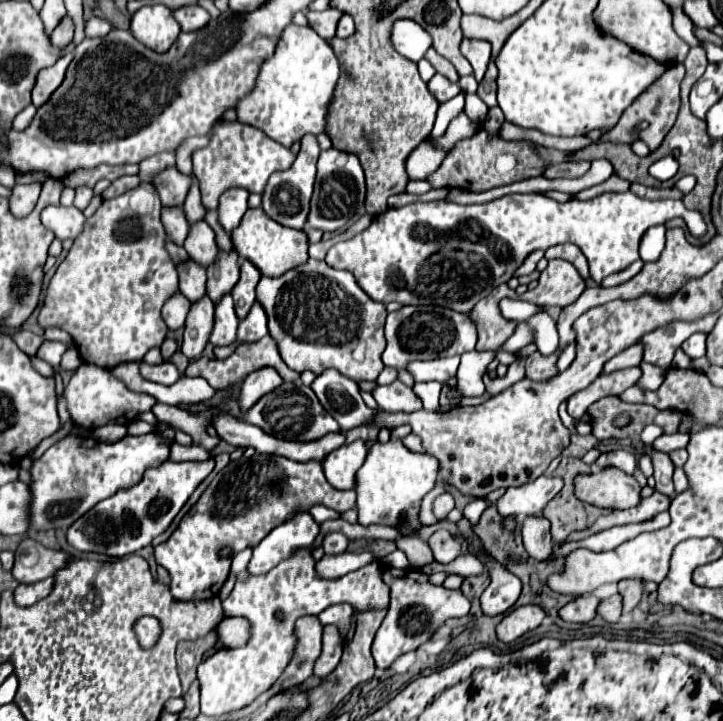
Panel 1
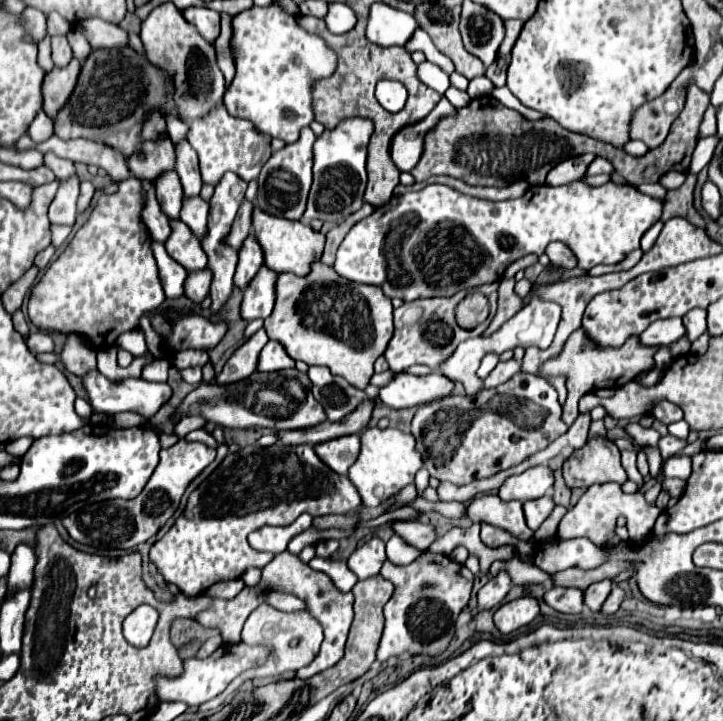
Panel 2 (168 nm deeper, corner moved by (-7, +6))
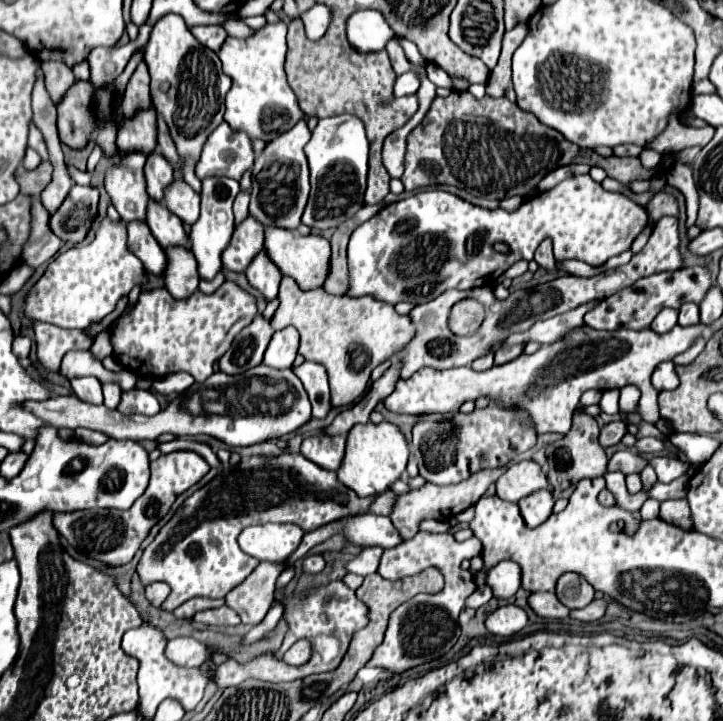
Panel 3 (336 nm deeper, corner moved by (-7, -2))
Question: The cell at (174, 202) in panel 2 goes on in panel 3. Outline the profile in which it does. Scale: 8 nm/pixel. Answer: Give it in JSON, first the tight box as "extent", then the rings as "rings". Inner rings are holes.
{"extent":[144,152,174,202],"rings":[[[152,152],[152,154],[146,158],[144,174],[146,174],[150,198],[156,200],[156,202],[162,202],[166,188],[168,188],[168,186],[172,184],[172,180],[174,180],[174,170],[172,170],[170,162],[168,162],[160,152]]]}

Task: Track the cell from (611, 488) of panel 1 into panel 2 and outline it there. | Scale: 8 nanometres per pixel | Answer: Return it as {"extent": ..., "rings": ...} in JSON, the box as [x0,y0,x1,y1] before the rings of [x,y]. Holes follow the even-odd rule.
{"extent":[562,436,626,488],"rings":[[[604,436],[590,438],[582,448],[574,450],[562,464],[568,488],[588,488],[590,484],[626,482],[616,444]]]}

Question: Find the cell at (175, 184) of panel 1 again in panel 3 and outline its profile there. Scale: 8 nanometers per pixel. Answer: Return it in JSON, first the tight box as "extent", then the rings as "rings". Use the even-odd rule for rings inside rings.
{"extent":[118,108,158,156],"rings":[[[154,108],[140,112],[134,120],[124,118],[118,126],[118,152],[142,152],[148,156],[158,146],[158,124]]]}

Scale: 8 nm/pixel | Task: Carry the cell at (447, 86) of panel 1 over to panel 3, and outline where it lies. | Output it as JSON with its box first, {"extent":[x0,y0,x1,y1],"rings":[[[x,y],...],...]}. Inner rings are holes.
{"extent":[394,72,420,96],"rings":[[[404,72],[398,76],[394,84],[394,94],[408,96],[408,94],[416,94],[418,88],[420,88],[420,76],[416,72]]]}

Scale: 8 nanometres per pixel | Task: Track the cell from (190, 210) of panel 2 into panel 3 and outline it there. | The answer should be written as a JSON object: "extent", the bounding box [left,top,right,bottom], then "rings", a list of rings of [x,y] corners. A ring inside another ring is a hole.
{"extent":[164,180,200,226],"rings":[[[174,180],[170,188],[166,188],[164,204],[172,214],[176,214],[188,226],[192,226],[194,220],[198,220],[200,216],[200,194],[196,194],[182,180]]]}

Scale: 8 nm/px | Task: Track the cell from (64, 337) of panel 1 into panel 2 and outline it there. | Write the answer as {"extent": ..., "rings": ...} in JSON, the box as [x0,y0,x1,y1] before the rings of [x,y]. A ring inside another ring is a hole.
{"extent":[62,334,96,378],"rings":[[[70,334],[66,340],[66,346],[62,350],[62,362],[68,372],[84,378],[86,374],[96,370],[96,352],[84,344],[82,338],[76,334]]]}

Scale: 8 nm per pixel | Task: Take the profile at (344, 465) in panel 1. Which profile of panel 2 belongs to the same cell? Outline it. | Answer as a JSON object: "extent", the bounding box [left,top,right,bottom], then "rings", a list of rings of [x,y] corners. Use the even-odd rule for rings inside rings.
{"extent":[314,434,358,474],"rings":[[[348,434],[348,436],[328,440],[328,442],[320,442],[314,446],[314,452],[334,472],[346,474],[350,464],[354,464],[354,460],[358,458],[358,436]]]}

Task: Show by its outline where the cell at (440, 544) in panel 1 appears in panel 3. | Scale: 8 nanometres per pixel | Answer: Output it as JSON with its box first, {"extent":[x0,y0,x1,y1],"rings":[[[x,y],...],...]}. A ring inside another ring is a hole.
{"extent":[344,514,402,548],"rings":[[[358,514],[344,518],[344,522],[346,522],[344,536],[354,544],[382,546],[382,548],[394,548],[402,544],[402,536],[394,528],[390,518],[374,514]]]}

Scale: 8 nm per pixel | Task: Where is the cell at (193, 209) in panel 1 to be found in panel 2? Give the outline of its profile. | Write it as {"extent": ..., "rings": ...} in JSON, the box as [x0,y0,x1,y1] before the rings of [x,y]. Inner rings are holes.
{"extent":[174,140,202,196],"rings":[[[180,140],[178,144],[174,144],[174,152],[176,152],[174,170],[180,176],[184,194],[198,196],[200,188],[202,188],[202,178],[198,172],[198,156],[196,156],[194,148],[188,144],[188,140]]]}

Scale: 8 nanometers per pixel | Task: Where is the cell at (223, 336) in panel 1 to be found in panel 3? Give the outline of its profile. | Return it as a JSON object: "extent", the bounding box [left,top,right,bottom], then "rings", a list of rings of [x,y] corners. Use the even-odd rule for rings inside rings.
{"extent":[190,176,240,280],"rings":[[[214,176],[202,180],[202,210],[198,222],[190,230],[190,244],[192,254],[198,260],[198,272],[204,280],[214,280],[222,270],[222,252],[228,248],[232,234],[234,234],[234,214],[232,214],[232,202],[240,192],[238,180],[230,180],[226,176]]]}

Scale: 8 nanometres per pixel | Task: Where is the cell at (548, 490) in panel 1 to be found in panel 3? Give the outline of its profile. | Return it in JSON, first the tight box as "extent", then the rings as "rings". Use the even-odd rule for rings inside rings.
{"extent":[496,462,548,502],"rings":[[[536,462],[512,464],[502,480],[496,482],[496,494],[508,502],[518,502],[522,496],[530,496],[530,492],[544,488],[548,488],[548,480]]]}

